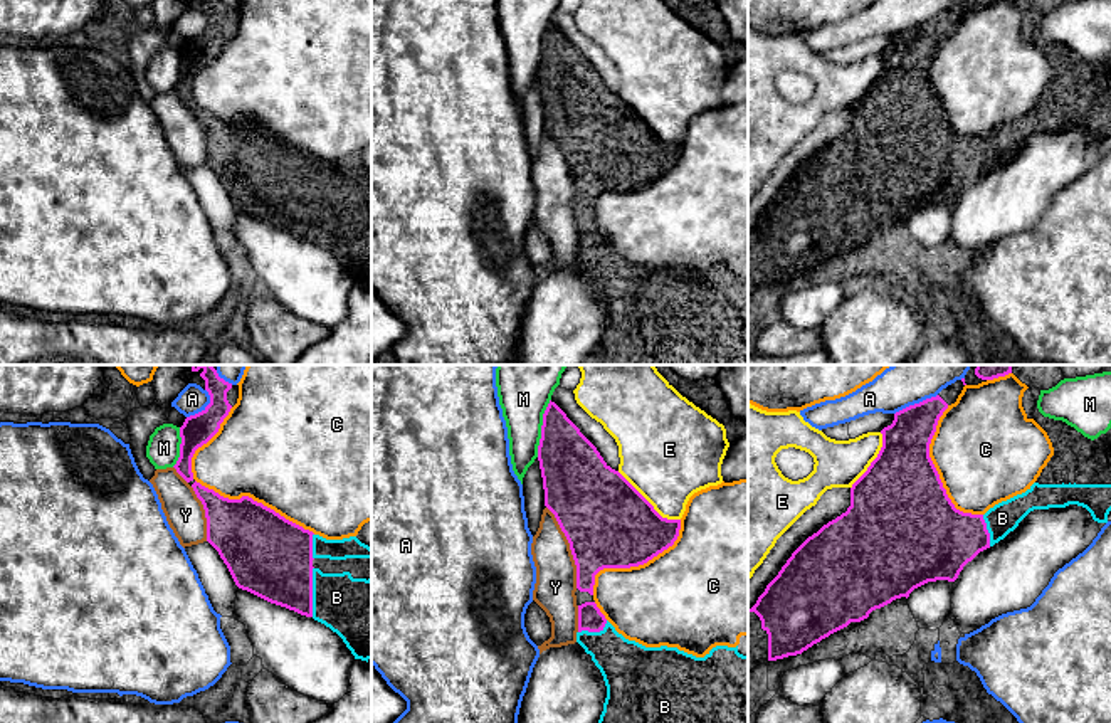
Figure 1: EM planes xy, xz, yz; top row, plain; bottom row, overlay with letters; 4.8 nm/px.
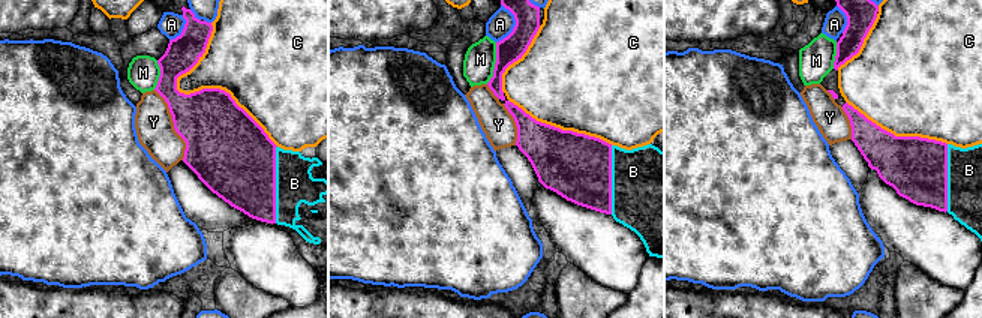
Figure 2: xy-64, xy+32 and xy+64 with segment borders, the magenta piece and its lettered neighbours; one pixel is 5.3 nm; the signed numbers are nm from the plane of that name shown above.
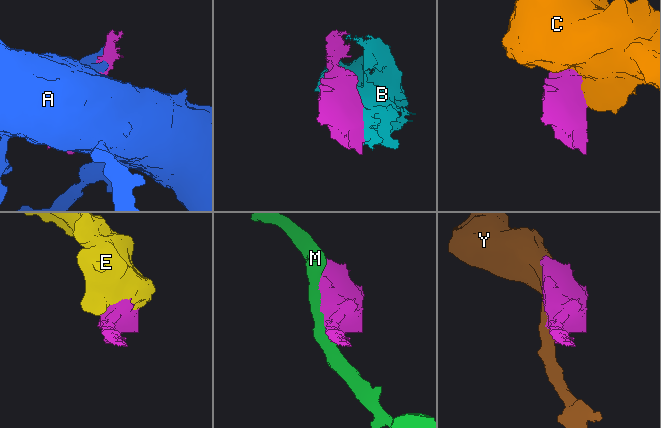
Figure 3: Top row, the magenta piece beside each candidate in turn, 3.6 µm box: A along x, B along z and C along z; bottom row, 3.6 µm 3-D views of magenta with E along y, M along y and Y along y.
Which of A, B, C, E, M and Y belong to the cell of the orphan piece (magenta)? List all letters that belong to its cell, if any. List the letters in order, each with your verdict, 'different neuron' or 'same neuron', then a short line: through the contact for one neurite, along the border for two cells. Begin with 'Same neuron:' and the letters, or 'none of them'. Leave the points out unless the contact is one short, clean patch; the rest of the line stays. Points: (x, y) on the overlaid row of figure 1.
Same neuron: B
A: different neuron
B: same neuron
C: different neuron
E: different neuron
M: different neuron
Y: different neuron

